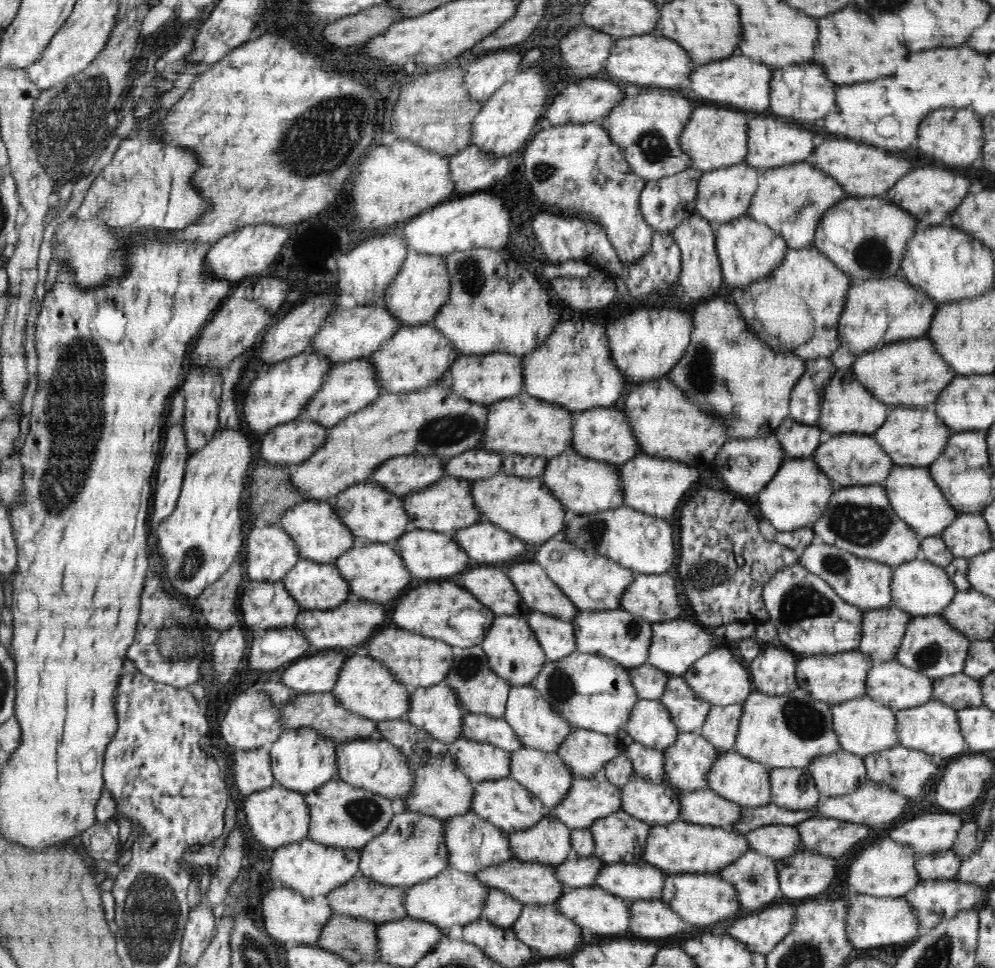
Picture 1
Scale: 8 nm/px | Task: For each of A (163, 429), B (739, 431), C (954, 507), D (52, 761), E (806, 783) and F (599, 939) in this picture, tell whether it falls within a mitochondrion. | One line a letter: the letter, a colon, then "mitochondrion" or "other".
A: other
B: other
C: other
D: other
E: other
F: other

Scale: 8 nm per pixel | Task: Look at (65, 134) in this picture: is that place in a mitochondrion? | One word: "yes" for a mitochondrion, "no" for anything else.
yes

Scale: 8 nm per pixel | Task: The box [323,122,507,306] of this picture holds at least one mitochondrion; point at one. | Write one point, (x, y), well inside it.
(471, 274)

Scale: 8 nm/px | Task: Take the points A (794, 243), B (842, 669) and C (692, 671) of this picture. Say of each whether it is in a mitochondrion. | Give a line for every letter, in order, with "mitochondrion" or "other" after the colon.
A: other
B: other
C: other

